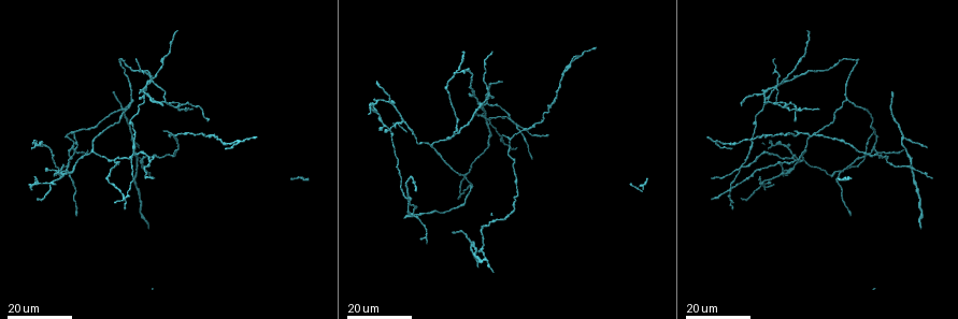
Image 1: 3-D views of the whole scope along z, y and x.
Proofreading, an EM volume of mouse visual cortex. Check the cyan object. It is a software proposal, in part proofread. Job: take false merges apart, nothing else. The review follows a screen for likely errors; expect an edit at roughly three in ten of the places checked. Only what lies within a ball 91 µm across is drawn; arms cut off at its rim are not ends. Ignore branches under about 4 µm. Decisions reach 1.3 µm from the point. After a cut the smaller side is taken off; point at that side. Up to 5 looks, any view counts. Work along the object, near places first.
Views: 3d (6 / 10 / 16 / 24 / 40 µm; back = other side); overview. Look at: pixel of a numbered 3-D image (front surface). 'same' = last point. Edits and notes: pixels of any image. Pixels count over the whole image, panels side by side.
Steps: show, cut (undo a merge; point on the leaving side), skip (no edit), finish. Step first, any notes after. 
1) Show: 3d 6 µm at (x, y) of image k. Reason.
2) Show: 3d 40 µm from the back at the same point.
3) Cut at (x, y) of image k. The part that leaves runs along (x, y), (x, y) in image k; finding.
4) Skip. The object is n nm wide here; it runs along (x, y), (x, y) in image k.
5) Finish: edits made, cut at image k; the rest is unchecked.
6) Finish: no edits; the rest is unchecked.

Show: 3d 16 µm at (485, 114) of image 1. Arms part here.

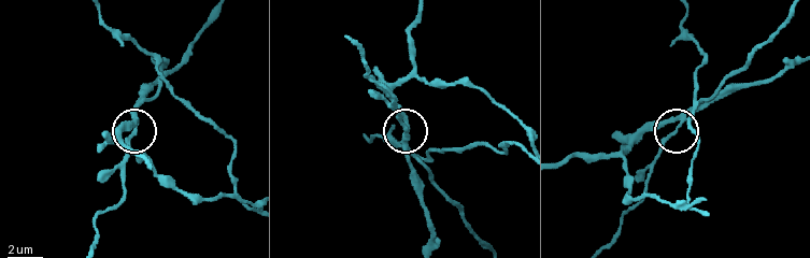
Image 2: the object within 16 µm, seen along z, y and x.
Show: 3d 10 µm at (679, 123) of image 2.

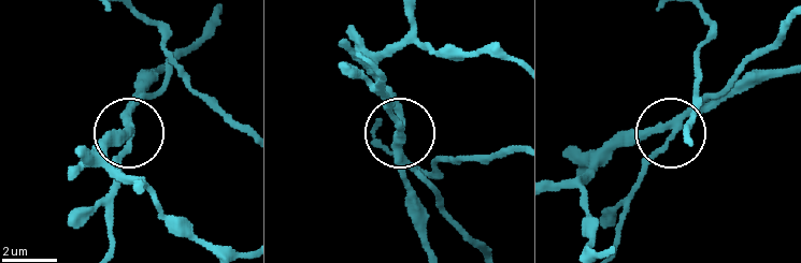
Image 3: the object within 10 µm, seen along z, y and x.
Cut at (127, 149) of image 3. 3 arms meet here; the part that leaves runs along (132, 118), (109, 248) in image 3; two neurons meet here.

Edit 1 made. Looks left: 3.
Show: overview.

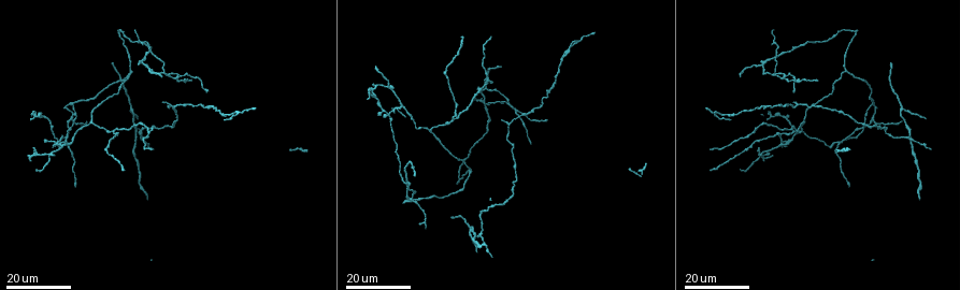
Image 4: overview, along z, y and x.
Show: 3d 24 µm at (793, 131) of image 4. Three arms meet.

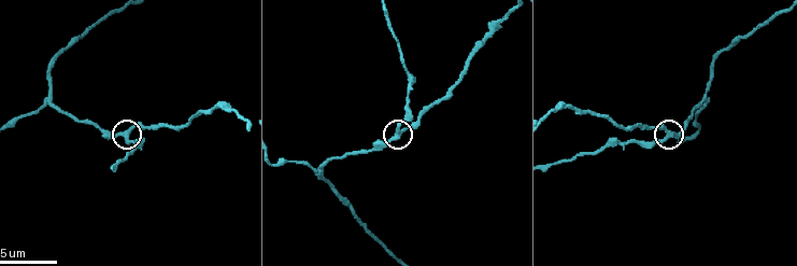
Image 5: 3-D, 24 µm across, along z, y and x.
Show: 3d 10 µm at (665, 136) of image 5. Zoom in.

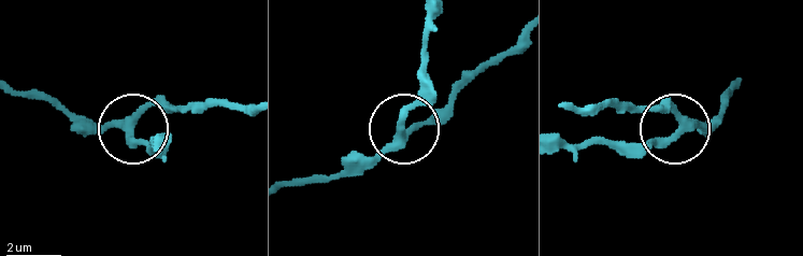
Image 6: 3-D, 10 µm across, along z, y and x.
Skip. It runs along (291, 180), (326, 180), (382, 152), (428, 85) in image 6; continuous, no second neuron.

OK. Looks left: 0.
Finish: edits made, cut at image 3; the rest is unchecked.

